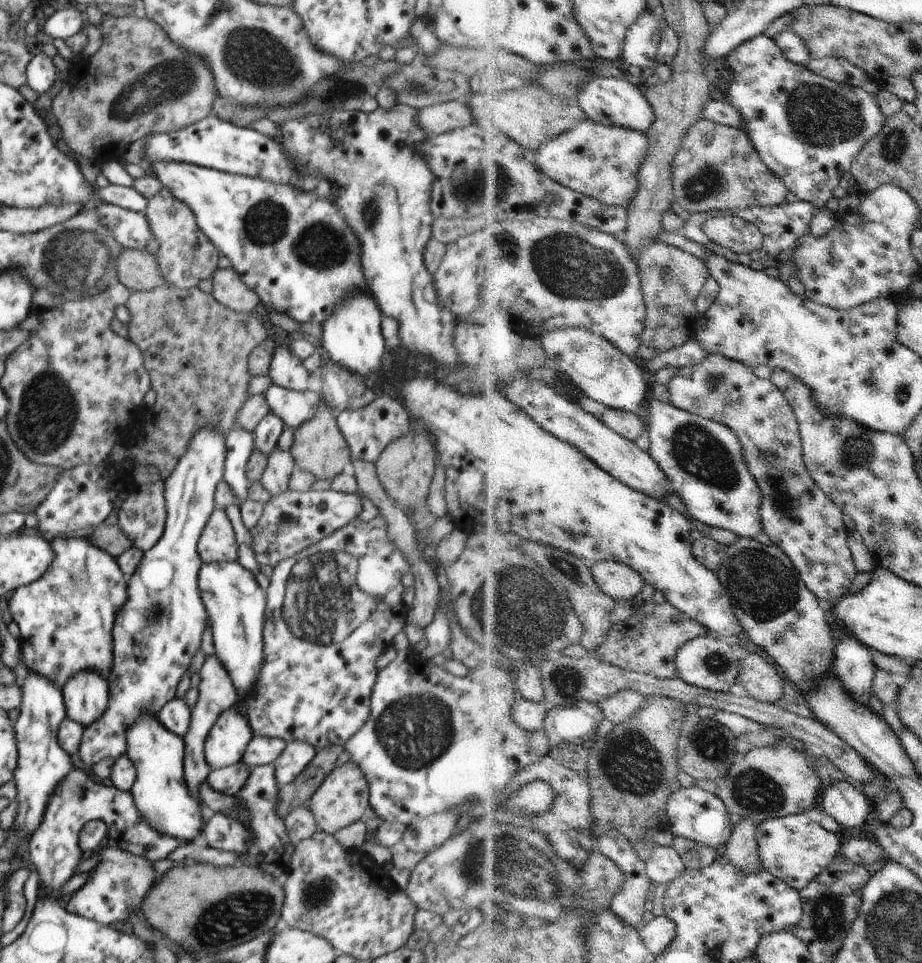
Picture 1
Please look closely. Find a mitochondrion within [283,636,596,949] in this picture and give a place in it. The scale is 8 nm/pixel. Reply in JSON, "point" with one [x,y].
{"point":[522,874]}

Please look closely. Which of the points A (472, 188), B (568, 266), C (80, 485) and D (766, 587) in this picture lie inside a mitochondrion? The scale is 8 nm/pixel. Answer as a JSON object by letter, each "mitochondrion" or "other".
{"A":"mitochondrion","B":"mitochondrion","C":"other","D":"mitochondrion"}

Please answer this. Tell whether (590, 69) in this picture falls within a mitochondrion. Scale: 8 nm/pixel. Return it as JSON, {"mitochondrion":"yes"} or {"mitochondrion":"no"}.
{"mitochondrion":"no"}

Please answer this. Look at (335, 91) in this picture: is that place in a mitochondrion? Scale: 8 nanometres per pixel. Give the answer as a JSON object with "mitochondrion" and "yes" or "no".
{"mitochondrion":"yes"}

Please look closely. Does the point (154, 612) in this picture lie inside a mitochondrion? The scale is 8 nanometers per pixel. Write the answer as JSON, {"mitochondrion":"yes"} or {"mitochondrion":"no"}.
{"mitochondrion":"yes"}

